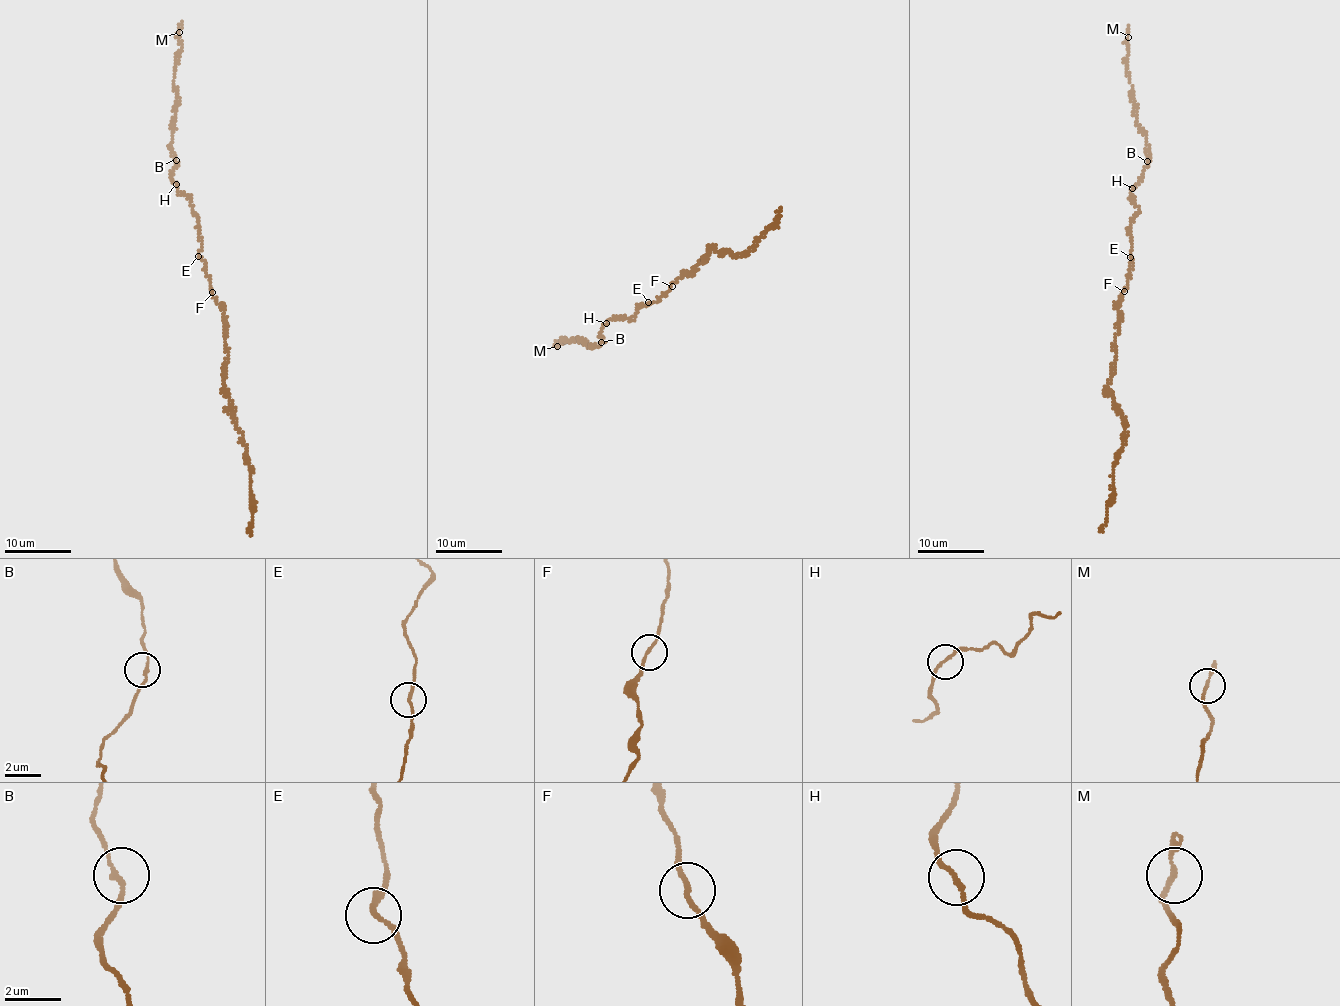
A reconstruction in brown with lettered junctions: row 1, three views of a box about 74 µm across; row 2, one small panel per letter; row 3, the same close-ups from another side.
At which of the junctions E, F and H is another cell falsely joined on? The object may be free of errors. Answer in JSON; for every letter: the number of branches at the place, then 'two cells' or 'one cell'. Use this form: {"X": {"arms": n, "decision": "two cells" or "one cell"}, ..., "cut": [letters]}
{"E": {"arms": 2, "decision": "one cell"}, "F": {"arms": 2, "decision": "one cell"}, "H": {"arms": 2, "decision": "one cell"}, "cut": []}

